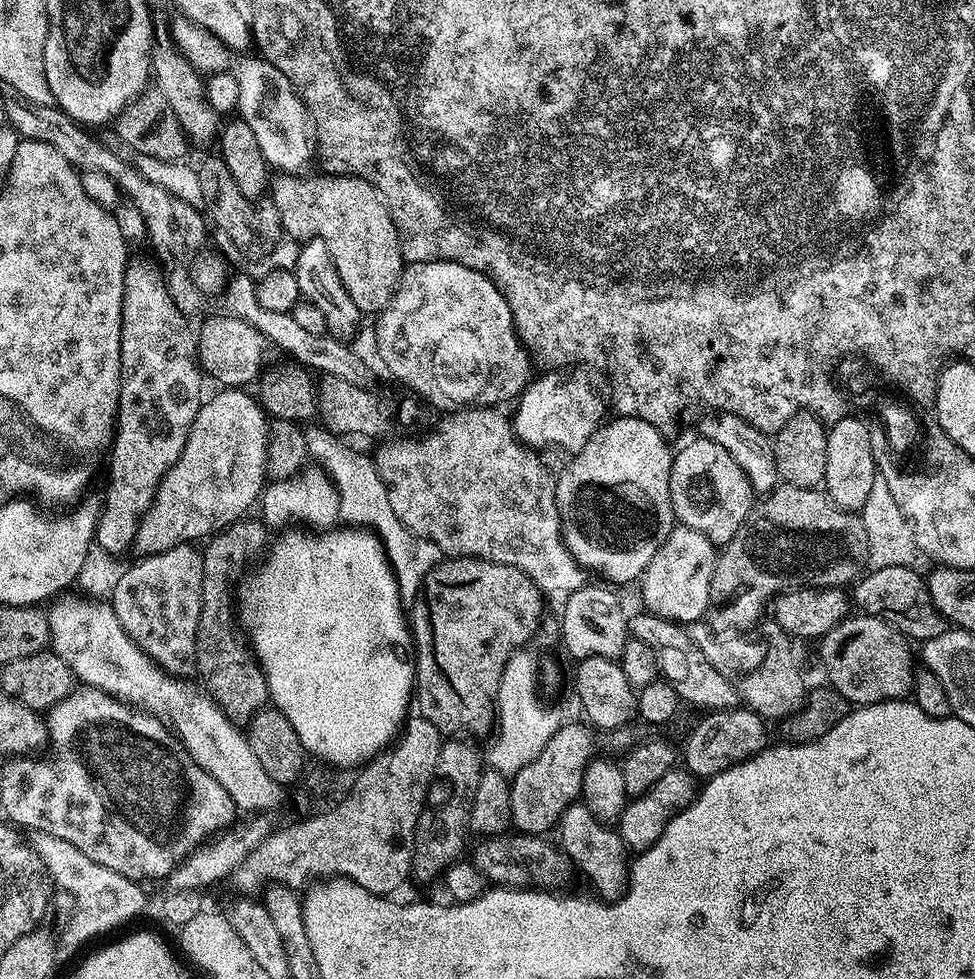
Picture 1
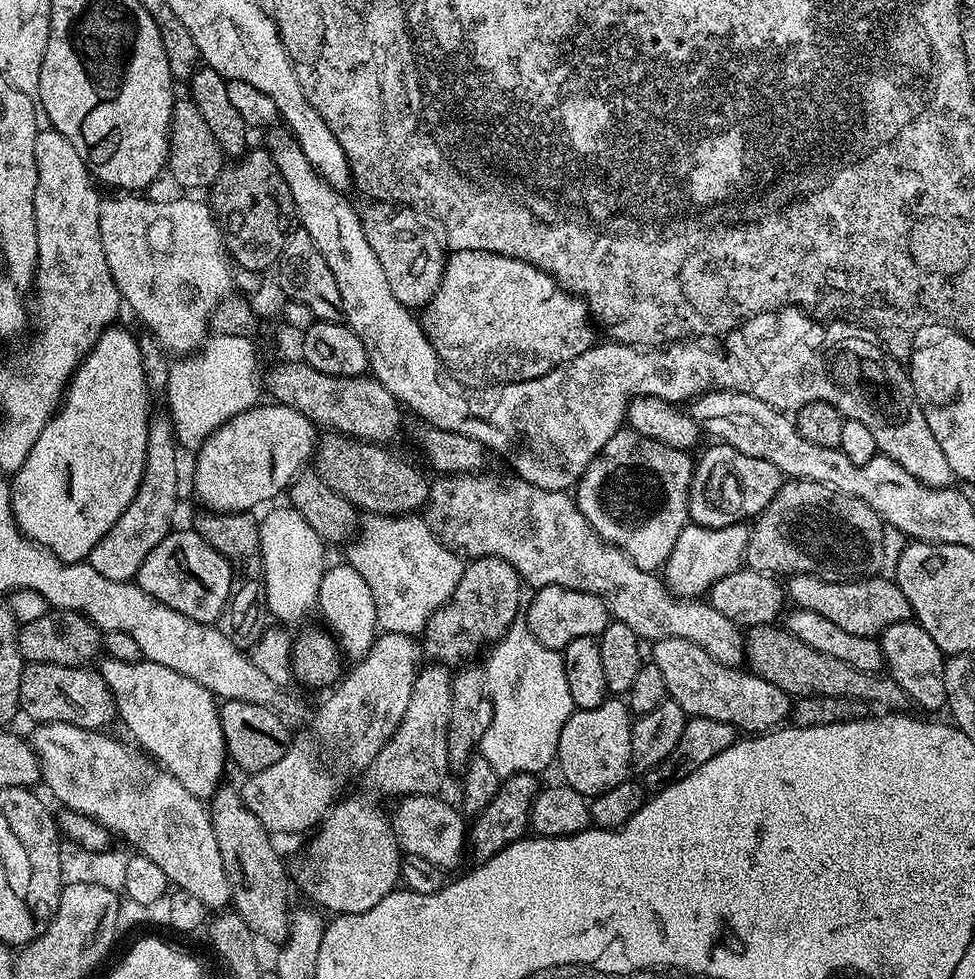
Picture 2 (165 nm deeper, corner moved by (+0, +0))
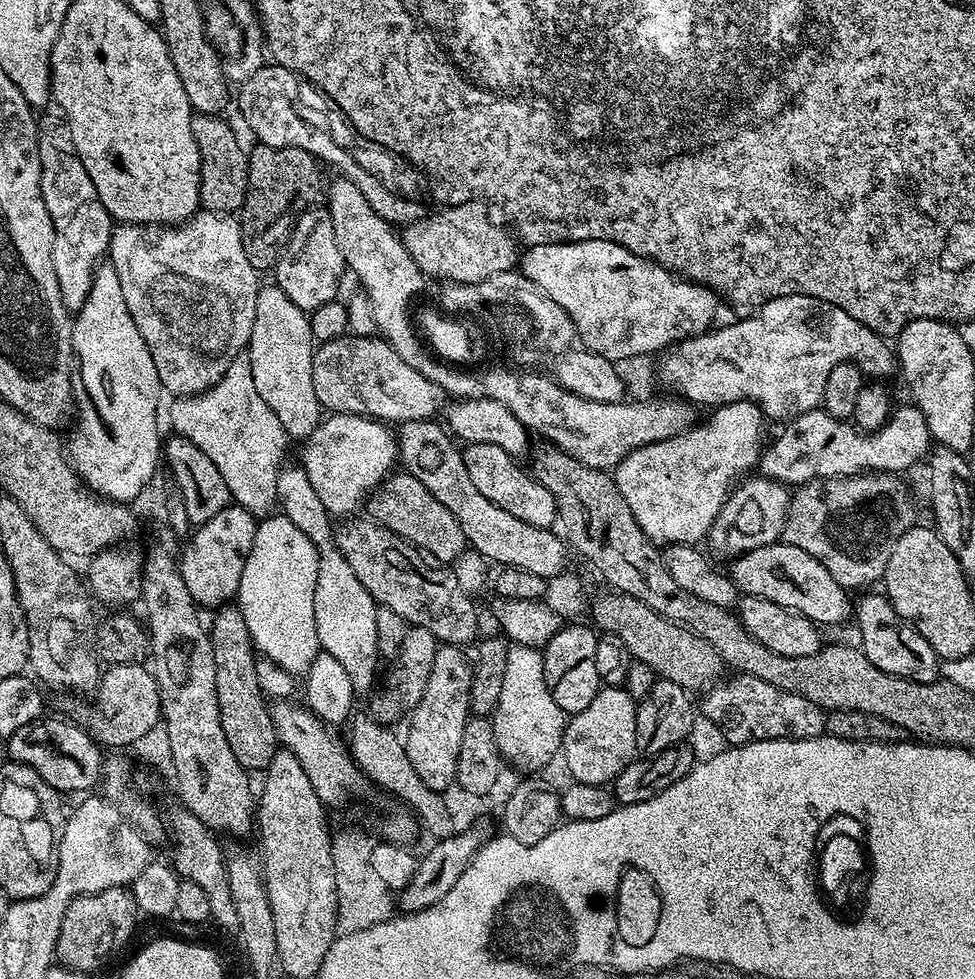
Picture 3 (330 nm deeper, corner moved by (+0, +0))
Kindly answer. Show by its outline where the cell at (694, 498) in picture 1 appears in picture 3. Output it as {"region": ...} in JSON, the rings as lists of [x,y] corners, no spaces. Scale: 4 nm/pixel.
{"region":[[[915,404],[897,407],[877,432],[861,432],[855,424],[834,418],[823,407],[810,410],[787,421],[776,441],[763,449],[758,465],[761,477],[785,486],[808,484],[811,480],[829,480],[831,476],[857,474],[904,474],[930,452],[926,418]]]}

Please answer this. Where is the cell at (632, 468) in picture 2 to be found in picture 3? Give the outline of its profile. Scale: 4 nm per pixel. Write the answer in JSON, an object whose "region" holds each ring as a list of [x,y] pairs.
{"region":[[[739,400],[719,405],[713,412],[716,413],[705,424],[697,423],[689,432],[626,454],[614,469],[616,485],[622,498],[626,498],[626,506],[630,506],[630,514],[634,514],[634,522],[642,526],[642,534],[657,546],[699,545],[734,485],[748,474],[743,472],[751,468],[753,471],[760,463],[766,444],[766,417],[760,405]]]}

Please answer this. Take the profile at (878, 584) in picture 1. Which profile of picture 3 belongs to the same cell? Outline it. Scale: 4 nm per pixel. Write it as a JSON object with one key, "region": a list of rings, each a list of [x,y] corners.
{"region":[[[783,542],[767,544],[735,557],[731,564],[732,581],[744,596],[766,598],[766,602],[774,602],[786,610],[802,614],[818,626],[840,624],[847,616],[849,619],[853,615],[853,601],[848,601],[849,589],[834,582],[834,574],[830,574],[818,558],[806,554],[806,550],[798,550],[798,546]]]}

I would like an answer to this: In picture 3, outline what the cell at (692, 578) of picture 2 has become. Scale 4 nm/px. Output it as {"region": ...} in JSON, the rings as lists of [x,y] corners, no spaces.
{"region":[[[761,476],[753,478],[745,479],[739,486],[733,487],[706,537],[706,544],[720,554],[728,554],[730,558],[767,544],[775,544],[784,534],[790,501],[789,489],[776,480],[767,480]]]}

